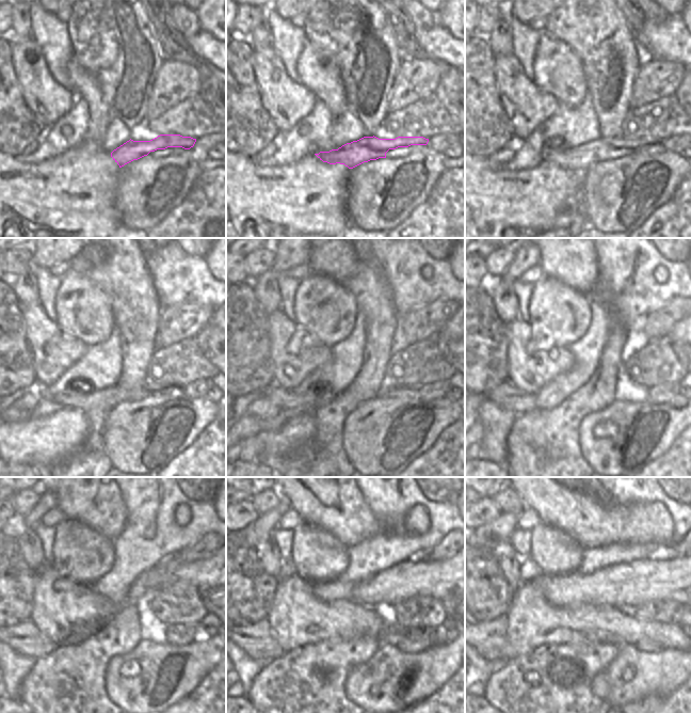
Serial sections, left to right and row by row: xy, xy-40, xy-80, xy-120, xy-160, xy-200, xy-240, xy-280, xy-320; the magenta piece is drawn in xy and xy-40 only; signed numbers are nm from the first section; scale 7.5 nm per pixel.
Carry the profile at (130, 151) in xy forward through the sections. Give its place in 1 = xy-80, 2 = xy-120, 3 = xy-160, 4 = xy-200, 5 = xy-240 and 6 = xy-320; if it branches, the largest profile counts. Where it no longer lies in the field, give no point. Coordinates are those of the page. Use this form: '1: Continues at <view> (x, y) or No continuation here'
1: Continues at xy-80 (580, 158)
2: Continues at xy-120 (107, 398)
3: Continues at xy-160 (283, 397)
4: Continues at xy-200 (507, 395)
5: Continues at xy-240 (26, 638)
6: Continues at xy-320 (488, 638)

